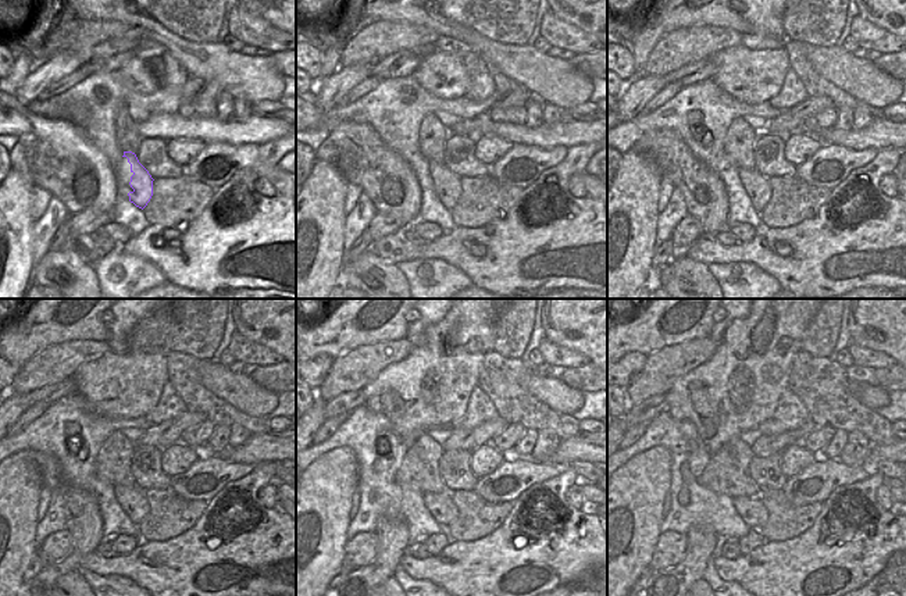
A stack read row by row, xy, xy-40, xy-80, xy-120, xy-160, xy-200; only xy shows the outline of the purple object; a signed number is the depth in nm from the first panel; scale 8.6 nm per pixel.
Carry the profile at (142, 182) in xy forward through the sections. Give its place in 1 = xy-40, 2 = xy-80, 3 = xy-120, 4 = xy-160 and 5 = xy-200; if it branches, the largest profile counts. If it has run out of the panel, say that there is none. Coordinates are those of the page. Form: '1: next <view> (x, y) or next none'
1: next xy-40 (449, 185)
2: next xy-80 (758, 186)
3: next xy-120 (132, 499)
4: next xy-160 (442, 507)
5: next xy-200 (752, 510)

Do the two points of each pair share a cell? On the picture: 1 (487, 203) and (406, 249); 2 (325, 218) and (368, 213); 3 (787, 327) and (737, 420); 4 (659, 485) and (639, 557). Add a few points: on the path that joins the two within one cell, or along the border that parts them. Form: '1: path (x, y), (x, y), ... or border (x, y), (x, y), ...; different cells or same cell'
1: border (489, 221), (481, 227), (457, 228); different cells
2: border (346, 216), (343, 247); different cells
3: path (769, 350), (756, 364), (753, 396); same cell
4: path (641, 503), (639, 539); same cell

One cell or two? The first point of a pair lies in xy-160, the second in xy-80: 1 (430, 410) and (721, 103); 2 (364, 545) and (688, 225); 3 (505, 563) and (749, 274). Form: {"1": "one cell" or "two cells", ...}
{"1": "two cells", "2": "one cell", "3": "two cells"}

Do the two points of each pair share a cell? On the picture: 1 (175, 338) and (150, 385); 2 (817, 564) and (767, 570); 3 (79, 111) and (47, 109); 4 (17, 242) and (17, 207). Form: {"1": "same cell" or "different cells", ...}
{"1": "different cells", "2": "same cell", "3": "same cell", "4": "same cell"}

